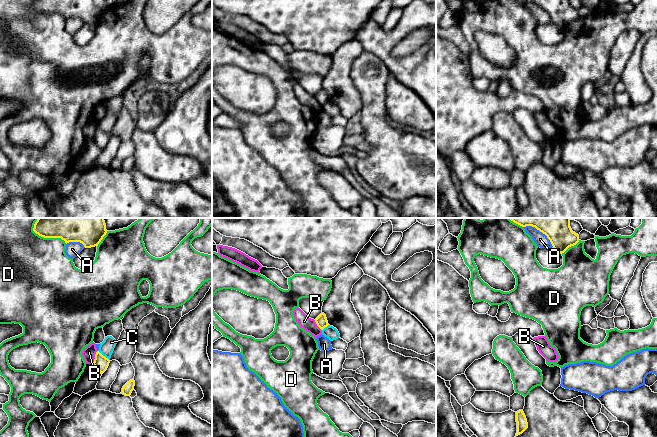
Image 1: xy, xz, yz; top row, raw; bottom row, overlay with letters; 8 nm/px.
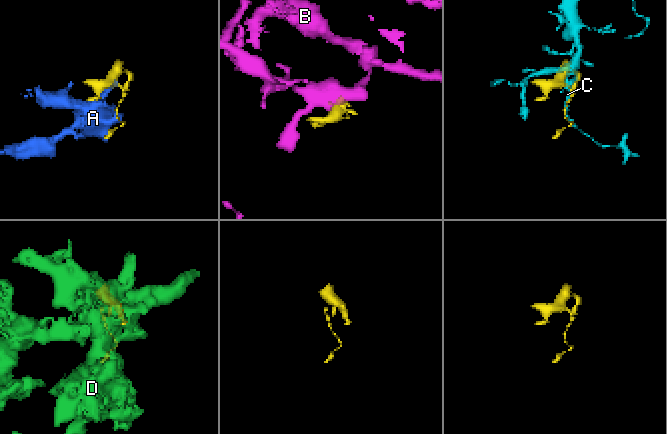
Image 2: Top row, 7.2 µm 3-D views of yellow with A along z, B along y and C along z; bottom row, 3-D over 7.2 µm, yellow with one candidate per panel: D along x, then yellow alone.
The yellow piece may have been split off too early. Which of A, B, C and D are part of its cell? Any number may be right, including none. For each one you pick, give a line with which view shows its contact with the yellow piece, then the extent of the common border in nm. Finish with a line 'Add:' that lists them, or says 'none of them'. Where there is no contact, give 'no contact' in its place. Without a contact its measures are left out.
B: xy | 100 nm
Add: B

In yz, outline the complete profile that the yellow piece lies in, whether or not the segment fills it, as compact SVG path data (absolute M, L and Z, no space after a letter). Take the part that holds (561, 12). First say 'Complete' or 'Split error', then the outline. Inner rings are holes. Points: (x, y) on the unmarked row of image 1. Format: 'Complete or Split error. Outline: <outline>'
Complete. Outline: M518 0L522 3L532 2L550 16L553 24L564 29L569 23L579 18L579 11L572 7L570 0Z

